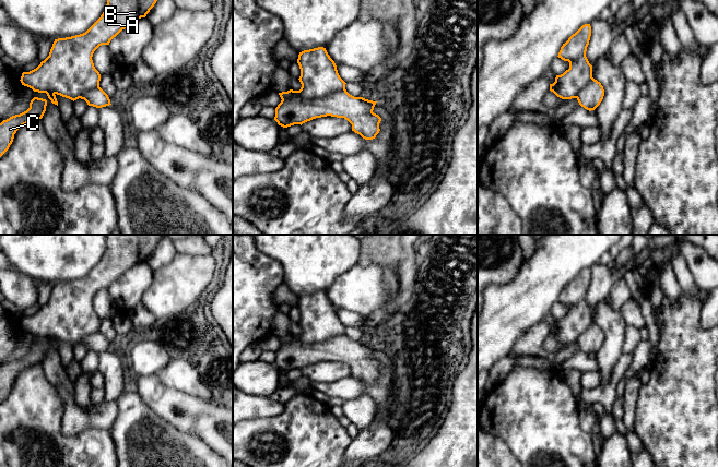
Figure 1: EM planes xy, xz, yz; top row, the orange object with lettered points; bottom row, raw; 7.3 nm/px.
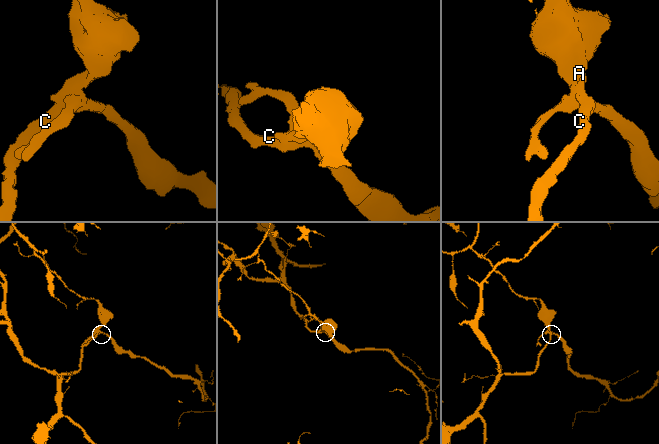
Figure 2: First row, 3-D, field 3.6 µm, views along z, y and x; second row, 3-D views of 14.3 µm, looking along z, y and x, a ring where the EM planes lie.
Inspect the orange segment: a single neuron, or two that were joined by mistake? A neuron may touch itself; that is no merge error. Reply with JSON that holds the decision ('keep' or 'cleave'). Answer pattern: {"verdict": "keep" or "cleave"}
{"verdict": "cleave"}

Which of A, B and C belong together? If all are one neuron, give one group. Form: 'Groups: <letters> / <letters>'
Groups: A B / C

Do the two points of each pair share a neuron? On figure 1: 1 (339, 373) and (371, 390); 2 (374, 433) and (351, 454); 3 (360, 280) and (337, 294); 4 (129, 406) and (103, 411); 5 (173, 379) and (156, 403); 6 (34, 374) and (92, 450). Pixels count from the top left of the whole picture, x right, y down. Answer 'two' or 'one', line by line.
1: two
2: one
3: one
4: two
5: two
6: one

